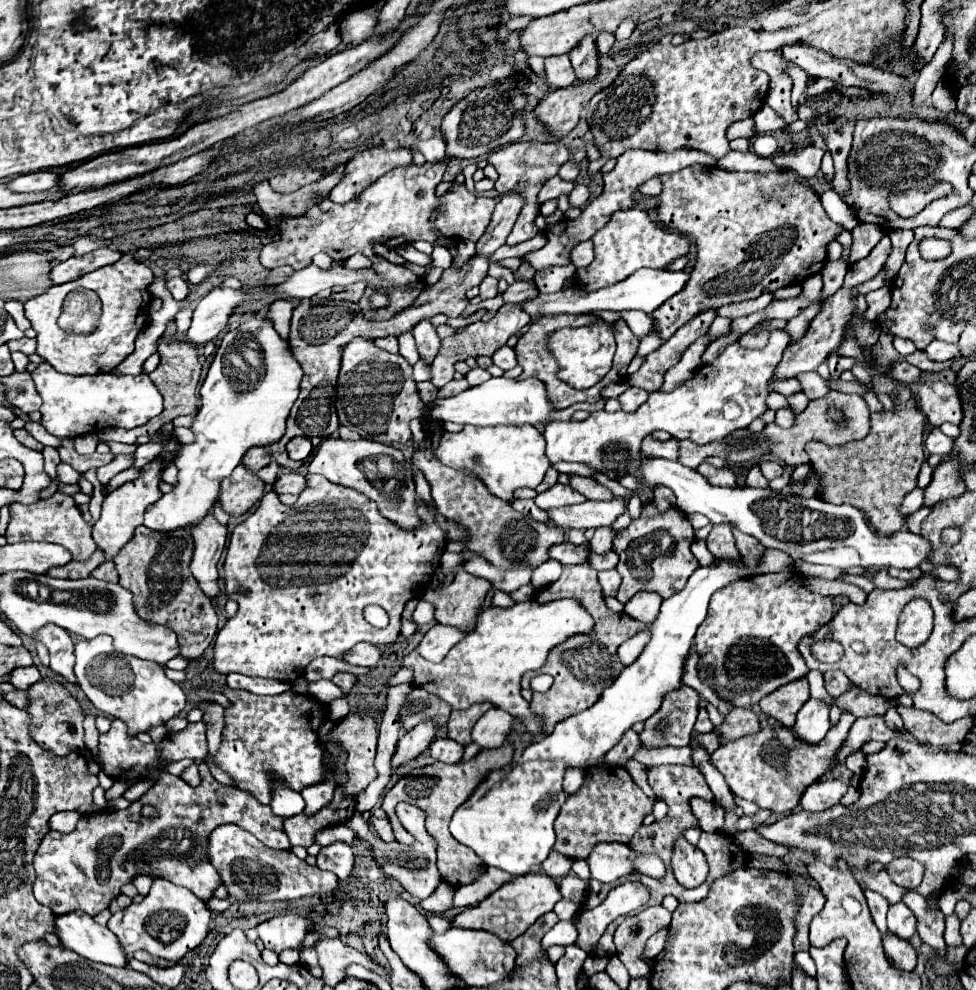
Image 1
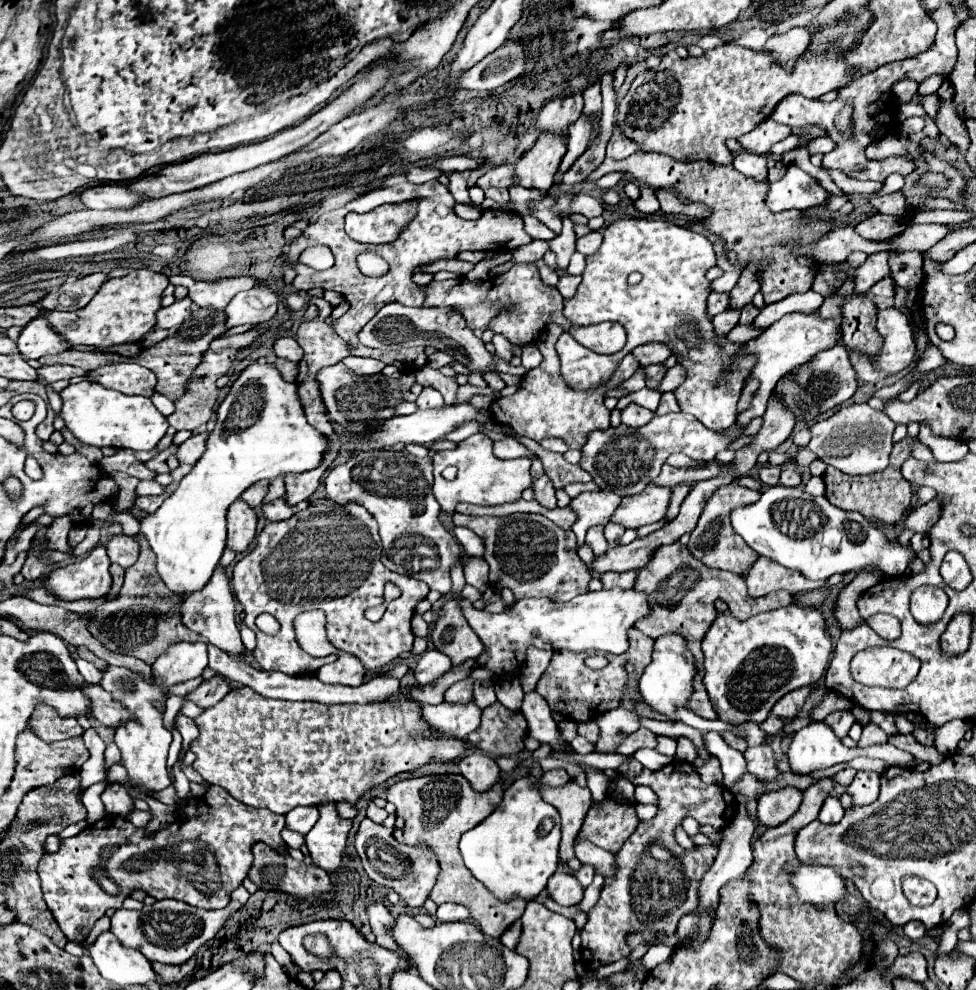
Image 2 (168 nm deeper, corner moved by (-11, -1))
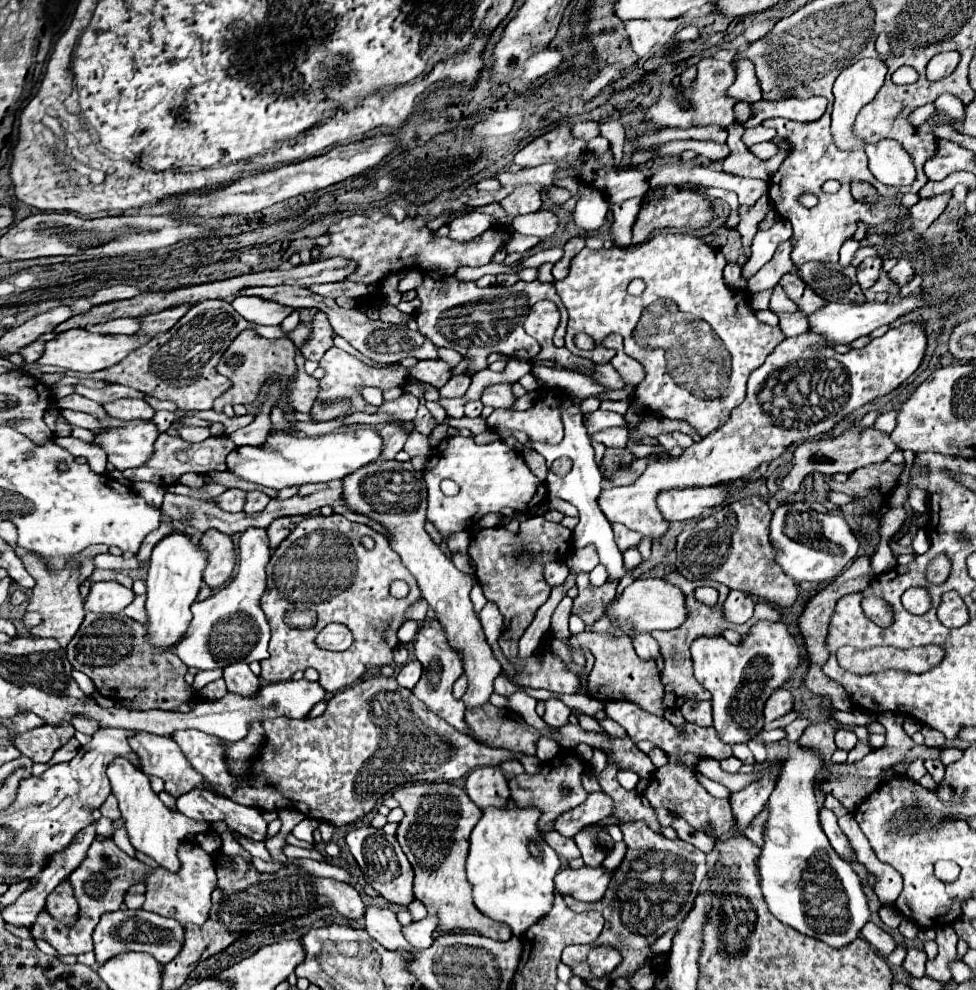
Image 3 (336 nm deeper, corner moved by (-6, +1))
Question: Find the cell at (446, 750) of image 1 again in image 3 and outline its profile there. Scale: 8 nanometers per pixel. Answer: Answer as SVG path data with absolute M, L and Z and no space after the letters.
M491 766L475 768L465 780L465 790L479 808L505 806L511 794L503 772Z

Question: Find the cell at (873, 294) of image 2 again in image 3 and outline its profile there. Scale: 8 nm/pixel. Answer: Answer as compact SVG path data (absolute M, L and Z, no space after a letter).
M916 275L914 280L909 281L899 291L897 299L907 297L918 292L918 288L922 285L922 278L920 275Z

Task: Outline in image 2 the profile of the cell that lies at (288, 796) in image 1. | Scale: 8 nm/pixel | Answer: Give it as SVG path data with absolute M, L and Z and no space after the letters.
M300 806L300 808L294 808L292 812L286 814L286 826L304 834L304 836L314 828L316 820L318 820L318 808Z

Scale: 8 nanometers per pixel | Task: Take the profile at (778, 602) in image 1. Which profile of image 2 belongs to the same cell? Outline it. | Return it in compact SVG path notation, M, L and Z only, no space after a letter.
M790 606L752 616L746 622L736 620L730 612L720 614L702 640L702 652L704 652L704 686L708 690L714 710L718 712L718 718L728 724L744 724L744 722L760 724L768 718L772 706L784 694L802 686L810 686L820 680L820 676L828 666L832 648L822 614L810 606L800 606L800 608Z

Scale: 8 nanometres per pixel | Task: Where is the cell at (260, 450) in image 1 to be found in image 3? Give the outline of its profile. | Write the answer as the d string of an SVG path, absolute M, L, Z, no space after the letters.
M229 488L229 490L225 490L225 492L217 498L217 504L219 504L223 510L227 510L227 512L241 512L243 506L245 506L245 496L247 496L245 490Z

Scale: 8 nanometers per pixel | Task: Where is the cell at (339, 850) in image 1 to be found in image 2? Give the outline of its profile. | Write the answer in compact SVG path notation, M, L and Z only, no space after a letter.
M322 804L317 808L320 810L320 818L306 834L306 846L312 862L332 874L344 858L346 838L352 822L338 818L334 804Z

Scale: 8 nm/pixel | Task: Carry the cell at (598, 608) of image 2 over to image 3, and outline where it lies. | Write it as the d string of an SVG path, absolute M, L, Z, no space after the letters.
M637 578L631 582L619 596L615 596L611 602L605 604L603 614L591 624L591 630L595 634L605 634L605 632L621 632L627 634L627 630L671 630L683 624L687 618L685 604L683 604L683 594L679 588L671 586L663 578Z

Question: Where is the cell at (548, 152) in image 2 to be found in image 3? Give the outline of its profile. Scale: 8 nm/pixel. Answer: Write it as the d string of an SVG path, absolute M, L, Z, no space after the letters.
M517 186L507 198L501 200L501 206L507 210L507 218L499 220L503 226L511 226L513 216L517 214L527 214L527 212L537 212L541 208L541 192L535 190L533 186Z

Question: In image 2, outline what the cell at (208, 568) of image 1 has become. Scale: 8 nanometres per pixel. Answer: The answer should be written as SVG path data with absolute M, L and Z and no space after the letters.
M216 566L216 572L212 574L212 580L206 584L204 592L196 592L196 596L192 596L192 600L186 600L180 604L180 618L182 618L182 624L186 628L190 628L192 632L200 632L200 636L220 648L222 652L234 656L234 658L244 658L246 656L246 648L242 644L242 638L240 638L240 630L238 630L238 624L236 624L236 616L234 616L234 608L236 608L236 598L232 594L232 588L230 588L230 582L228 582L228 574Z

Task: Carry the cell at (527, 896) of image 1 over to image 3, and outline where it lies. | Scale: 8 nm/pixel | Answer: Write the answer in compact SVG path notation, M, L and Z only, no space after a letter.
M565 868L555 876L555 890L583 902L593 902L603 898L603 892L609 884L609 876L611 872L603 872L603 868Z

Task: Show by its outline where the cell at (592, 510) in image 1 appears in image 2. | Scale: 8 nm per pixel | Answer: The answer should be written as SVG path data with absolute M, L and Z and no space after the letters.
M646 486L640 494L624 498L624 504L616 510L616 524L626 528L640 528L664 518L672 500L672 488Z

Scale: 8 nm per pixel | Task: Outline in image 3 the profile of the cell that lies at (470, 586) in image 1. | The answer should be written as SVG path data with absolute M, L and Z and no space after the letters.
M429 620L427 624L423 624L417 632L417 650L419 654L415 654L415 658L423 664L423 676L417 682L417 686L413 688L413 694L423 700L437 716L445 718L449 724L453 724L457 730L467 732L467 724L463 720L465 714L465 704L461 700L455 700L451 694L453 682L463 674L463 664L459 662L459 654L455 654L455 650L451 650L451 646L447 646L447 638L443 634L443 624L439 624L437 620Z

